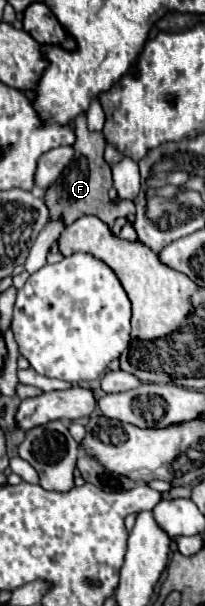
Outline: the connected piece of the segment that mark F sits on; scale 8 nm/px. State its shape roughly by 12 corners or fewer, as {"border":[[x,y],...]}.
{"border":[[75,118],[73,162],[45,192],[51,218],[93,214],[113,226],[127,210],[113,186],[101,132]]}

